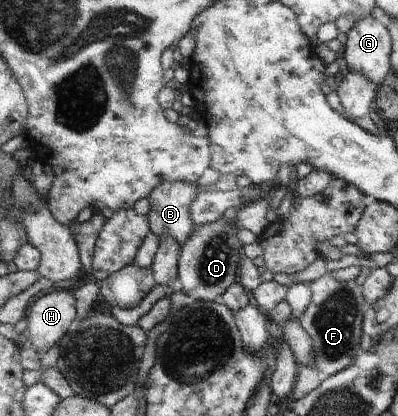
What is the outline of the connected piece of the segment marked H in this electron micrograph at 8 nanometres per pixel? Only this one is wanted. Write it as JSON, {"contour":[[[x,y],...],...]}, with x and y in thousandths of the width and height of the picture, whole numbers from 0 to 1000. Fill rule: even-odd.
{"contour":[[[146,695],[80,724],[68,757],[73,810],[65,829],[95,851],[131,839],[188,781],[191,709],[171,695]]]}

